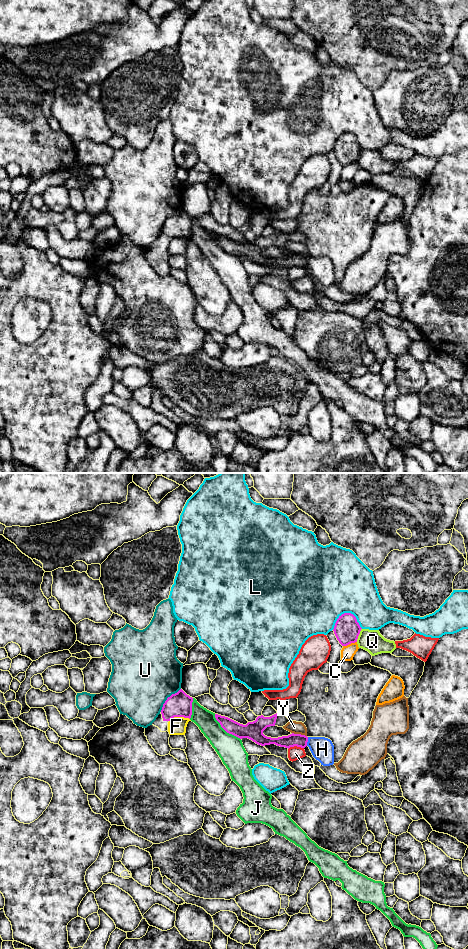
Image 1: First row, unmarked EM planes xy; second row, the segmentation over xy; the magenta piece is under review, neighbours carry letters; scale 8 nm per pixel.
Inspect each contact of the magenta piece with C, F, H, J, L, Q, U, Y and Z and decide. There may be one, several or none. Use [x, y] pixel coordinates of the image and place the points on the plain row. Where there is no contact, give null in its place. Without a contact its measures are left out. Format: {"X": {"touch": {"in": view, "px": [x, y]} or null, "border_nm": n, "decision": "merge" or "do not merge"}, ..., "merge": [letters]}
{"C": {"touch": {"in": "xy", "px": [349, 163]}, "border_nm": 120, "decision": "do not merge"}, "F": {"touch": {"in": "xy", "px": [179, 236]}, "border_nm": 170, "decision": "do not merge"}, "H": {"touch": {"in": "xy", "px": [307, 261]}, "border_nm": 70, "decision": "do not merge"}, "J": {"touch": {"in": "xy", "px": [225, 250]}, "border_nm": 300, "decision": "do not merge"}, "L": {"touch": {"in": "xy", "px": [346, 133]}, "border_nm": 240, "decision": "do not merge"}, "Q": {"touch": {"in": "xy", "px": [358, 155]}, "border_nm": 120, "decision": "do not merge"}, "U": {"touch": {"in": "xy", "px": [167, 218]}, "border_nm": 260, "decision": "do not merge"}, "Y": {"touch": {"in": "xy", "px": [299, 254]}, "border_nm": 120, "decision": "do not merge"}, "Z": {"touch": {"in": "xy", "px": [295, 265]}, "border_nm": 130, "decision": "do not merge"}, "merge": []}

